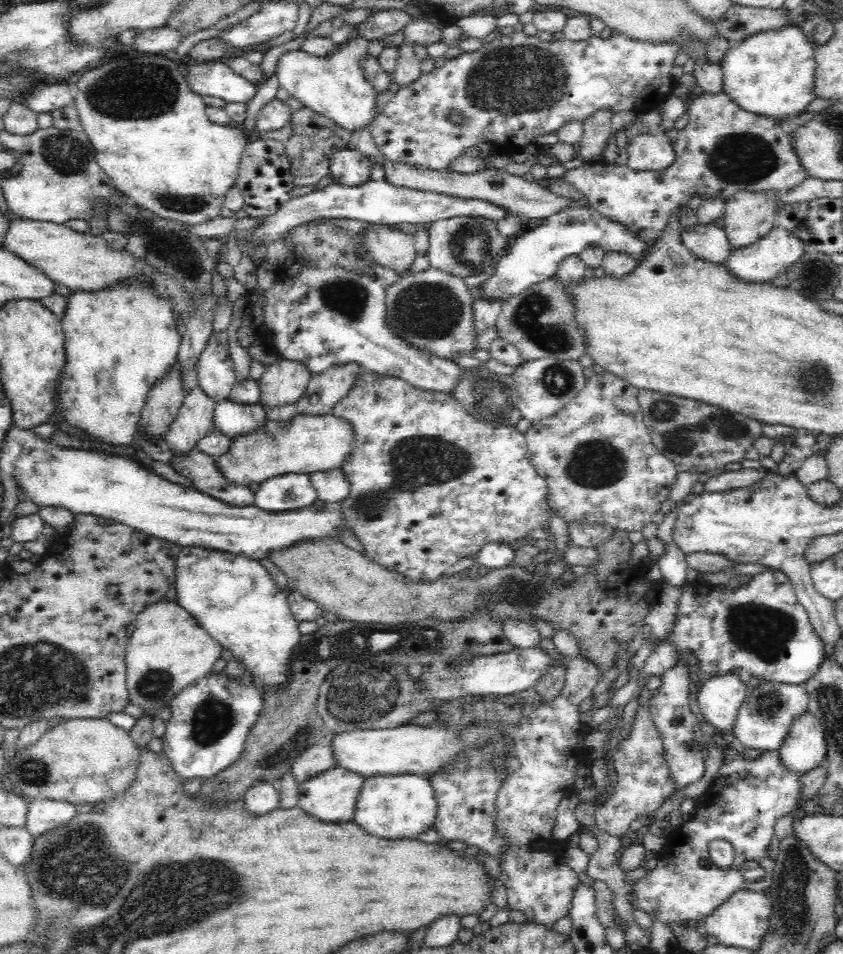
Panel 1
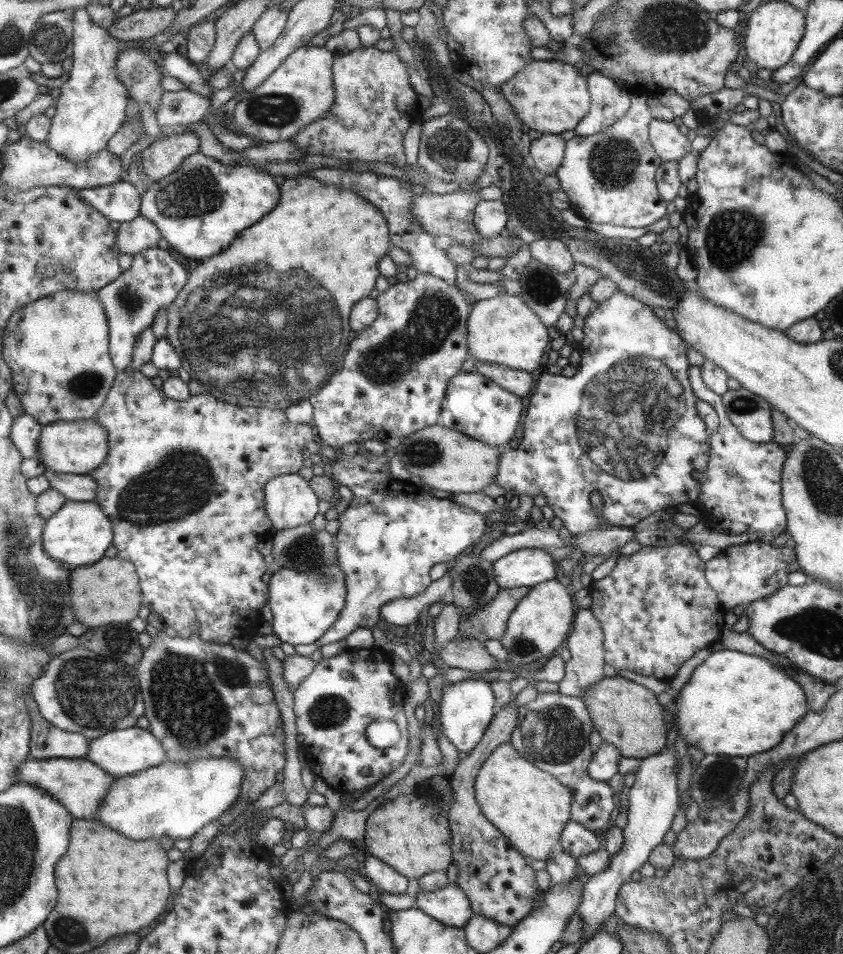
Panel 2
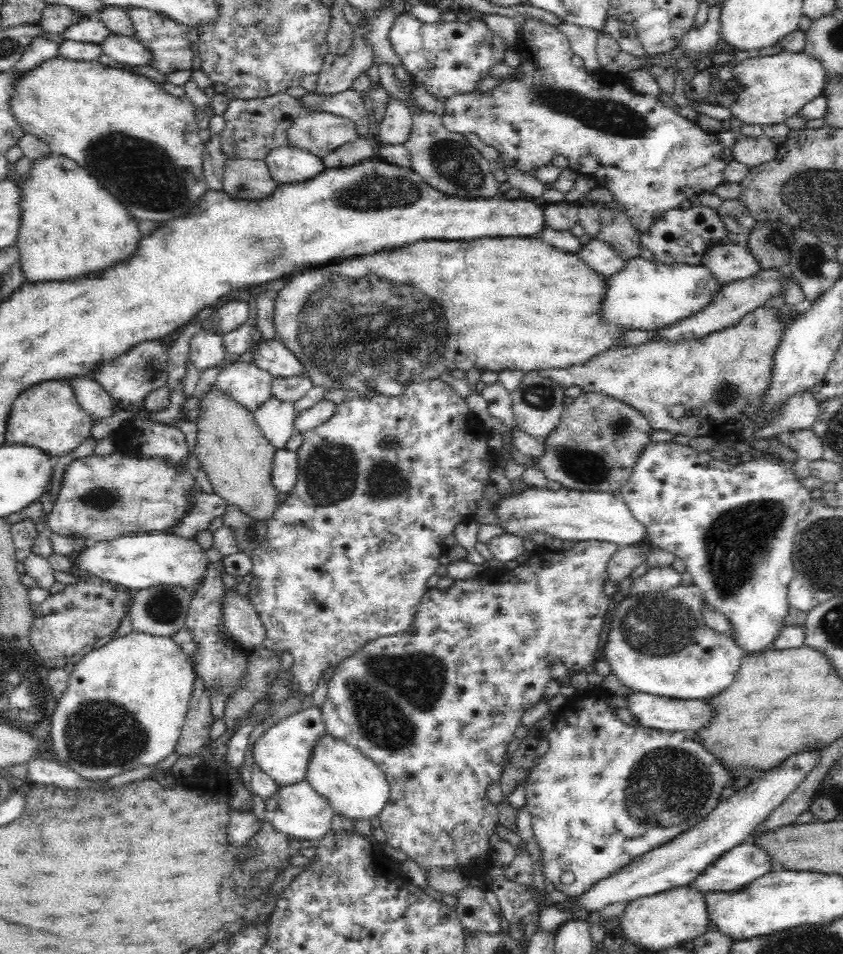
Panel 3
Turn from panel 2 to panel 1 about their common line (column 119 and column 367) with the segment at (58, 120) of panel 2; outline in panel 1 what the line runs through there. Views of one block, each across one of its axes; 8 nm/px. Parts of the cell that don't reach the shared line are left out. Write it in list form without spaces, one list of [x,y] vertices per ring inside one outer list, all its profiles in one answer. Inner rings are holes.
[[[357,36],[355,40],[346,42],[328,56],[318,57],[303,53],[300,49],[285,52],[277,60],[277,68],[275,75],[278,78],[280,87],[283,87],[290,93],[290,96],[300,100],[305,108],[314,112],[318,116],[324,116],[332,123],[338,124],[343,131],[350,134],[356,134],[358,131],[369,131],[374,124],[374,120],[378,120],[378,116],[382,116],[382,106],[378,103],[378,91],[370,85],[370,82],[364,77],[364,69],[361,62],[368,55],[368,42],[370,40],[362,36]]]

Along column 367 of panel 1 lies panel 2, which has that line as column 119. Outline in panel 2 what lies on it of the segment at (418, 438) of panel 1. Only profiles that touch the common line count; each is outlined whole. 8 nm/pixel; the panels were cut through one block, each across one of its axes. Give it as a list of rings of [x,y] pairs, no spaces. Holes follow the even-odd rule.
[[[135,370],[120,371],[116,383],[108,394],[108,399],[97,412],[96,420],[104,424],[109,431],[109,456],[97,470],[91,472],[99,483],[99,490],[95,502],[101,505],[105,514],[113,521],[114,541],[117,548],[117,558],[127,560],[136,568],[139,578],[141,602],[150,612],[155,612],[163,619],[163,625],[172,628],[179,637],[192,635],[193,621],[197,621],[199,633],[197,636],[207,643],[228,644],[231,638],[251,638],[257,634],[257,628],[262,623],[260,610],[267,601],[267,586],[261,582],[261,574],[267,570],[263,556],[255,550],[257,540],[263,541],[263,534],[270,534],[271,523],[268,519],[264,503],[264,486],[275,476],[295,474],[303,466],[301,449],[312,440],[311,424],[293,424],[281,409],[269,410],[241,406],[218,401],[209,393],[190,395],[187,400],[171,400],[161,396],[159,390],[145,378],[144,373]]]

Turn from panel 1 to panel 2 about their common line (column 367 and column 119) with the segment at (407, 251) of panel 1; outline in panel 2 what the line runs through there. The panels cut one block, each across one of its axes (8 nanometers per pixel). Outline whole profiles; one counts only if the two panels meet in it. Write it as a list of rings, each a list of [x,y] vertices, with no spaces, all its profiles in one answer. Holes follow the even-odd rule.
[[[143,216],[125,222],[117,230],[117,245],[122,253],[133,256],[145,249],[157,247],[159,240],[157,228]]]

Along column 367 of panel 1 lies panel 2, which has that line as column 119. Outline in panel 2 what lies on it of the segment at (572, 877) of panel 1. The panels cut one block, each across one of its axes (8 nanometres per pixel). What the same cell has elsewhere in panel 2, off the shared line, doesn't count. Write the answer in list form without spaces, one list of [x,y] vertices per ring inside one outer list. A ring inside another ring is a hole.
[[[135,726],[108,732],[97,739],[90,740],[87,759],[100,765],[110,775],[124,777],[159,765],[165,759],[165,749],[148,729]]]

